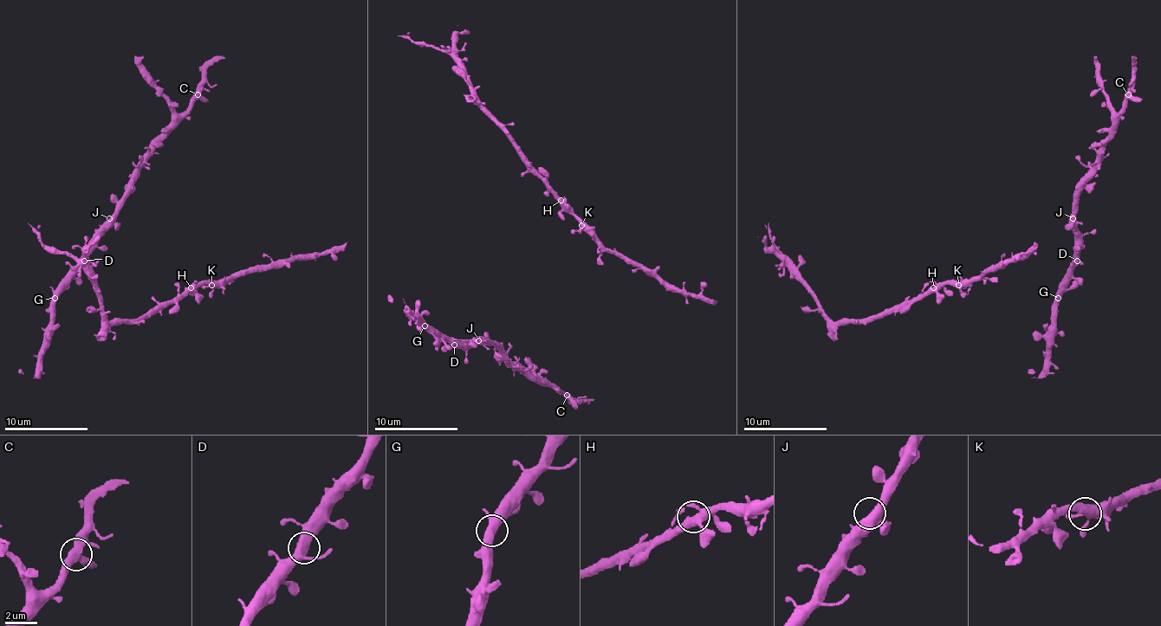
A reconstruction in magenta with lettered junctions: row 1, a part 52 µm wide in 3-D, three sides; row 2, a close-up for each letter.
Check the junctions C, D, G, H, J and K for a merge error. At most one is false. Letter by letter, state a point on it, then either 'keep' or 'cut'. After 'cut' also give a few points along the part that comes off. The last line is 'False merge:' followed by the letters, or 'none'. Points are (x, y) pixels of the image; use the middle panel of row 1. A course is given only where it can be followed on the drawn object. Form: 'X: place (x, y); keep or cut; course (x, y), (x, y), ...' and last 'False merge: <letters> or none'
C: place (567, 395); keep
D: place (454, 345); keep
G: place (424, 325); keep
H: place (561, 200); keep
J: place (478, 340); keep
K: place (581, 225); keep
False merge: none

